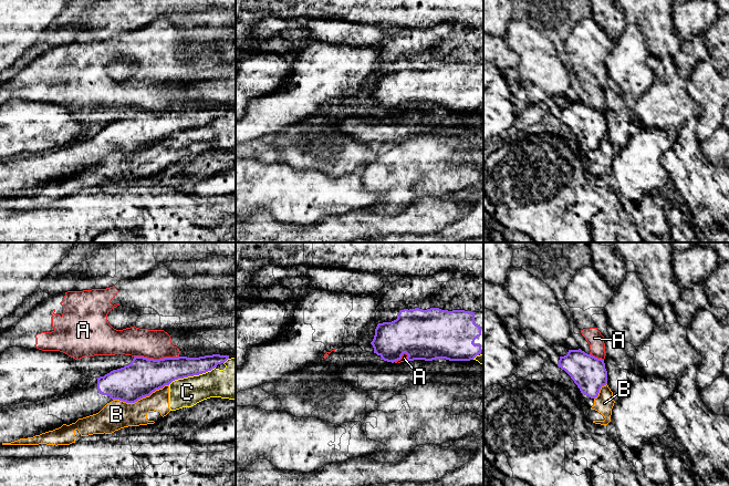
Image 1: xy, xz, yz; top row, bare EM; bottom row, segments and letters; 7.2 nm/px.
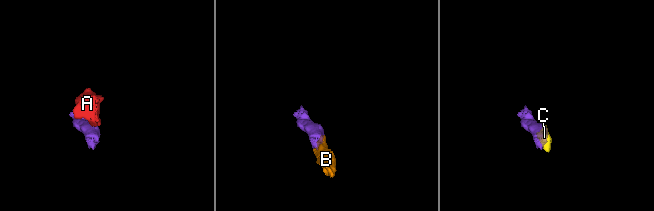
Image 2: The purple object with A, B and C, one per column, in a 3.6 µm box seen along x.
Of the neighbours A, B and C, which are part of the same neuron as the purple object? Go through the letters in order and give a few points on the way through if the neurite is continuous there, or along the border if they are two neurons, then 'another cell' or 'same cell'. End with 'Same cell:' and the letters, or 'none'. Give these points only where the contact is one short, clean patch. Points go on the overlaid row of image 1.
A: along xy (134, 355), (154, 359), (178, 357) | another cell
B: along xy (168, 384), (134, 402), (113, 400) | another cell
C: another cell
Same cell: none

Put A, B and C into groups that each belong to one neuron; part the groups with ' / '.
A / B C

